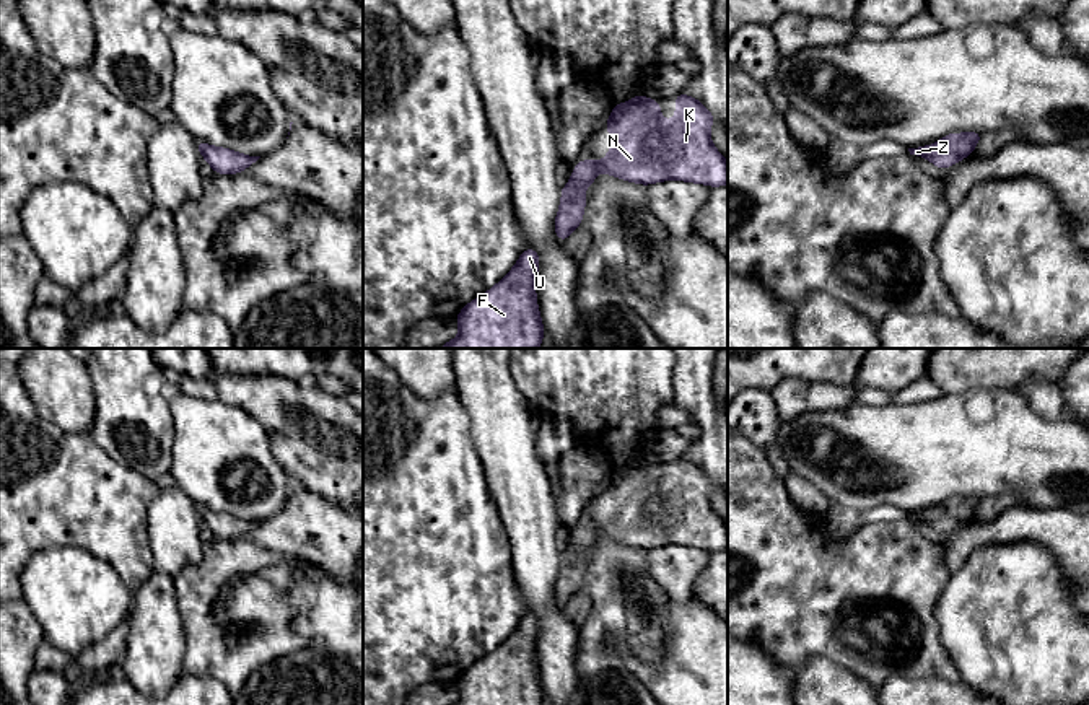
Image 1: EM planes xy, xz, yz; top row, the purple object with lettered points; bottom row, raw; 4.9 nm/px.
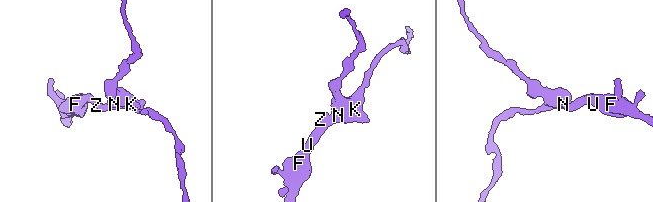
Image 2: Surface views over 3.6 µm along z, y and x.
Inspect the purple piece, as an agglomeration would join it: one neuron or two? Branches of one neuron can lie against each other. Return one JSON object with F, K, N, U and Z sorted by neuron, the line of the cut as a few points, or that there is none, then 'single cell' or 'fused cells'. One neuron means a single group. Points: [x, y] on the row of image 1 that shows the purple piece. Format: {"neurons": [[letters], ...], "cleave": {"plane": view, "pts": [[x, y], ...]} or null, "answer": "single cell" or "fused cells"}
{"neurons": [["F", "K", "N", "U", "Z"]], "cleave": null, "answer": "single cell"}

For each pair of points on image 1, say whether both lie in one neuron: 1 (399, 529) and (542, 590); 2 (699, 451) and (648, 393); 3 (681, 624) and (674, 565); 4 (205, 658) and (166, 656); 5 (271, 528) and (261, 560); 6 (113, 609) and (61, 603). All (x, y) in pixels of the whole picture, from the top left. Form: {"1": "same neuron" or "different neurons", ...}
{"1": "different neurons", "2": "different neurons", "3": "different neurons", "4": "different neurons", "5": "different neurons", "6": "same neuron"}

